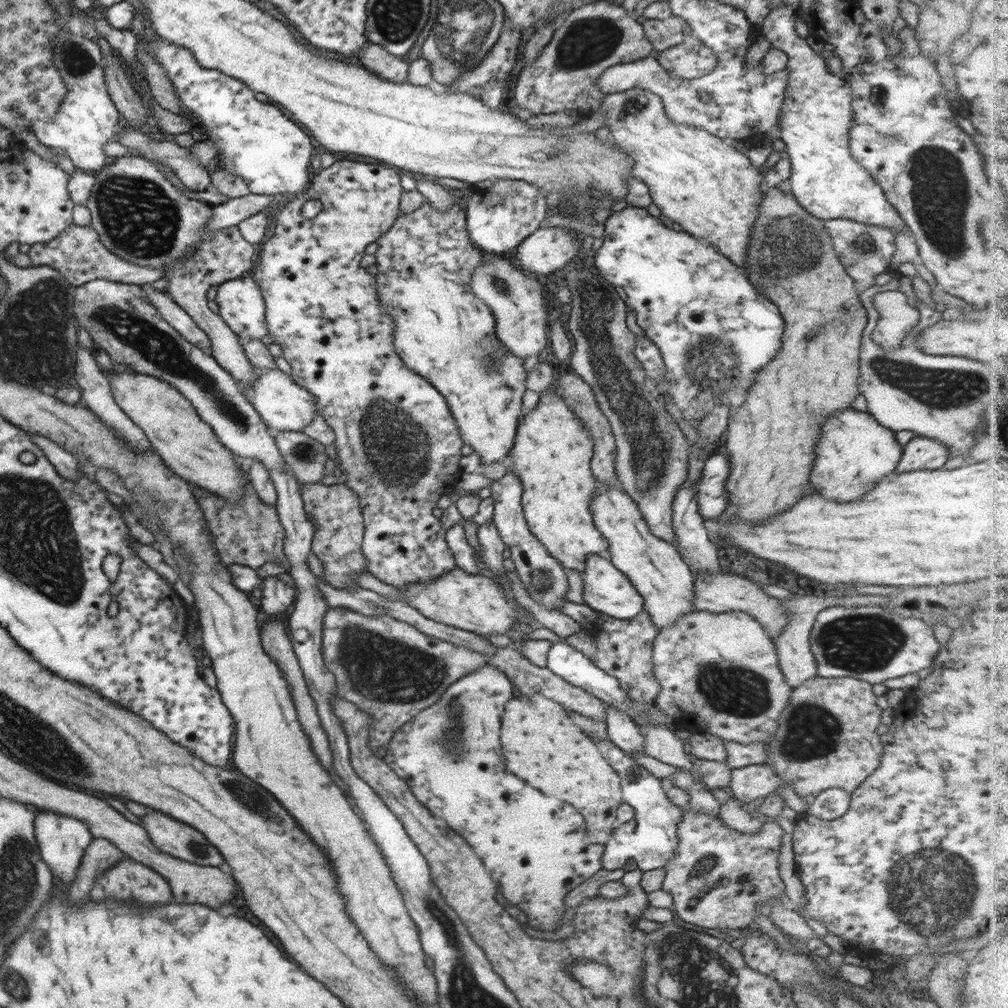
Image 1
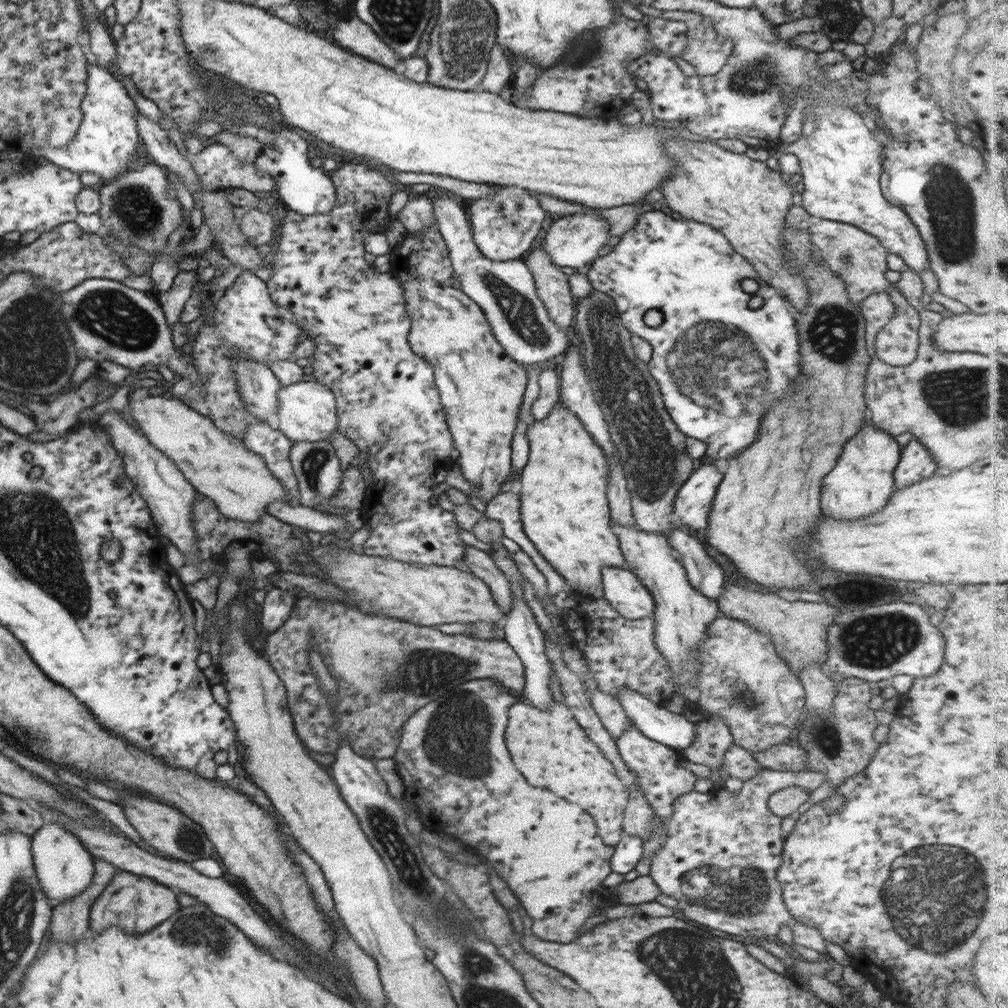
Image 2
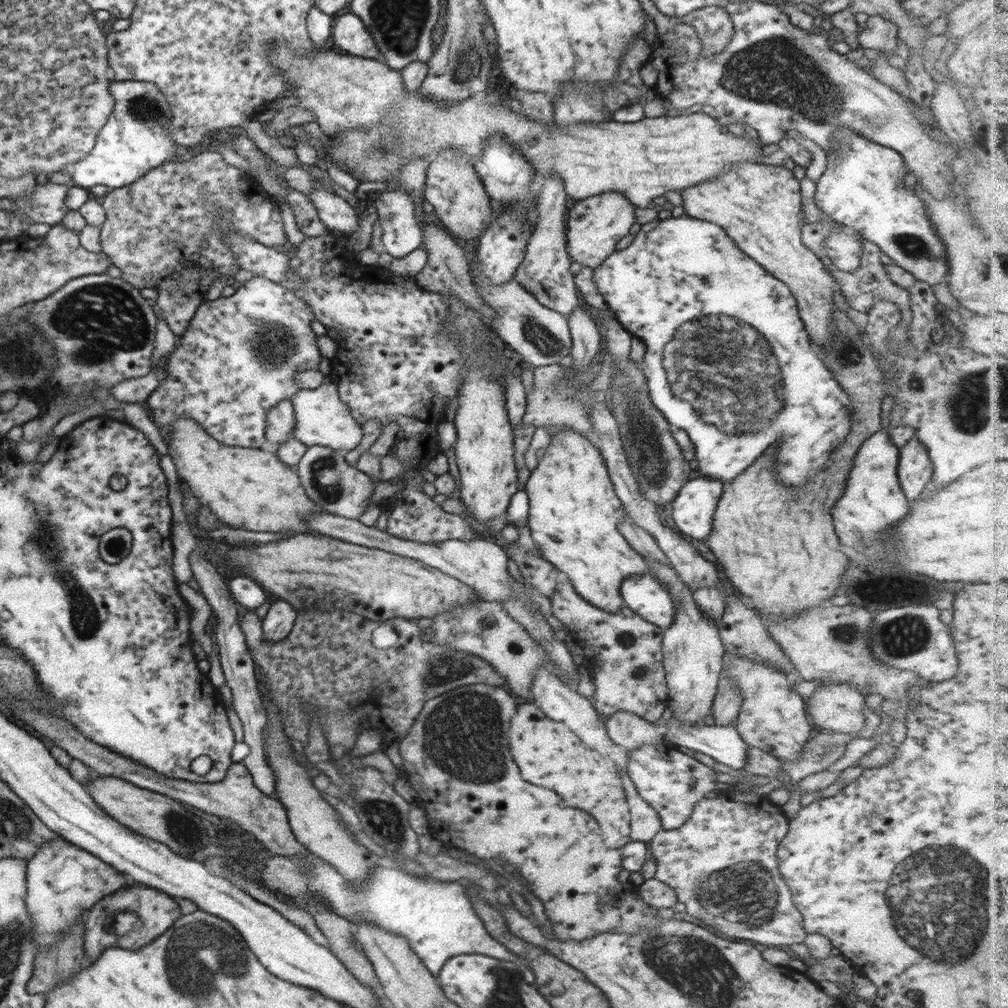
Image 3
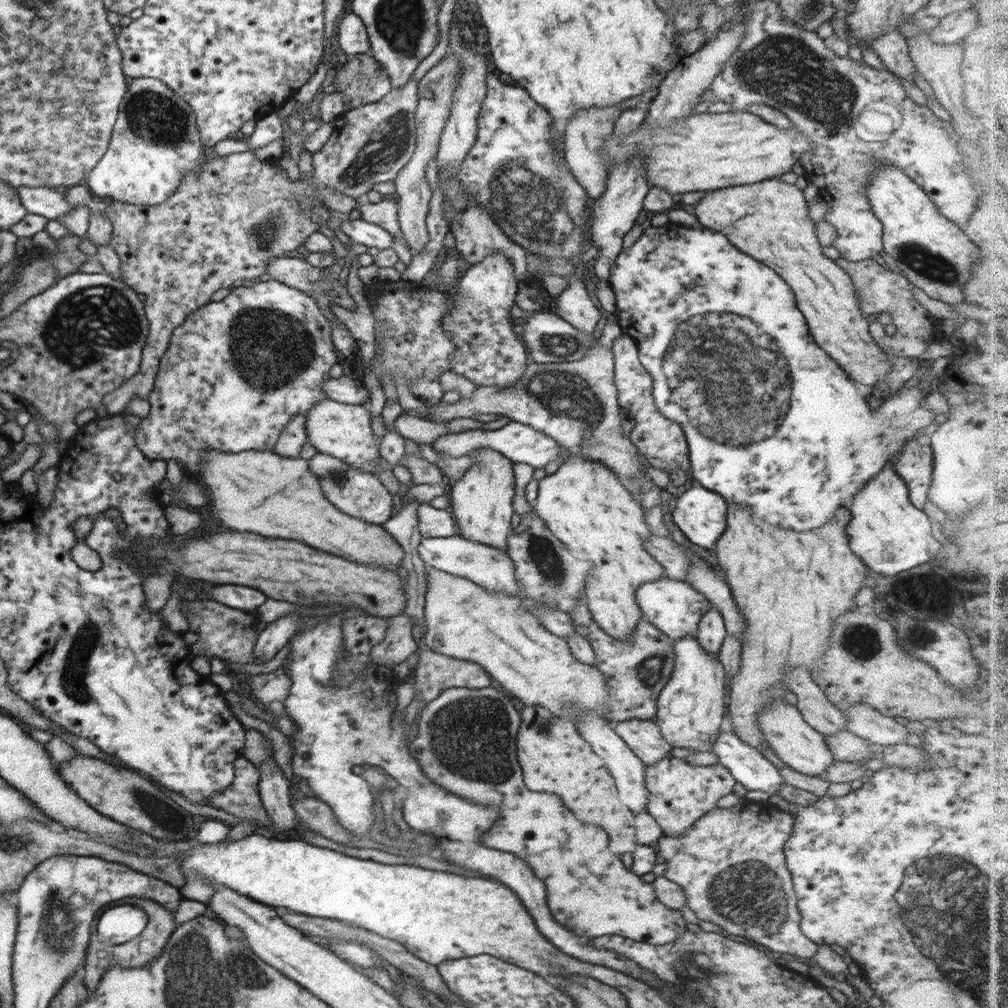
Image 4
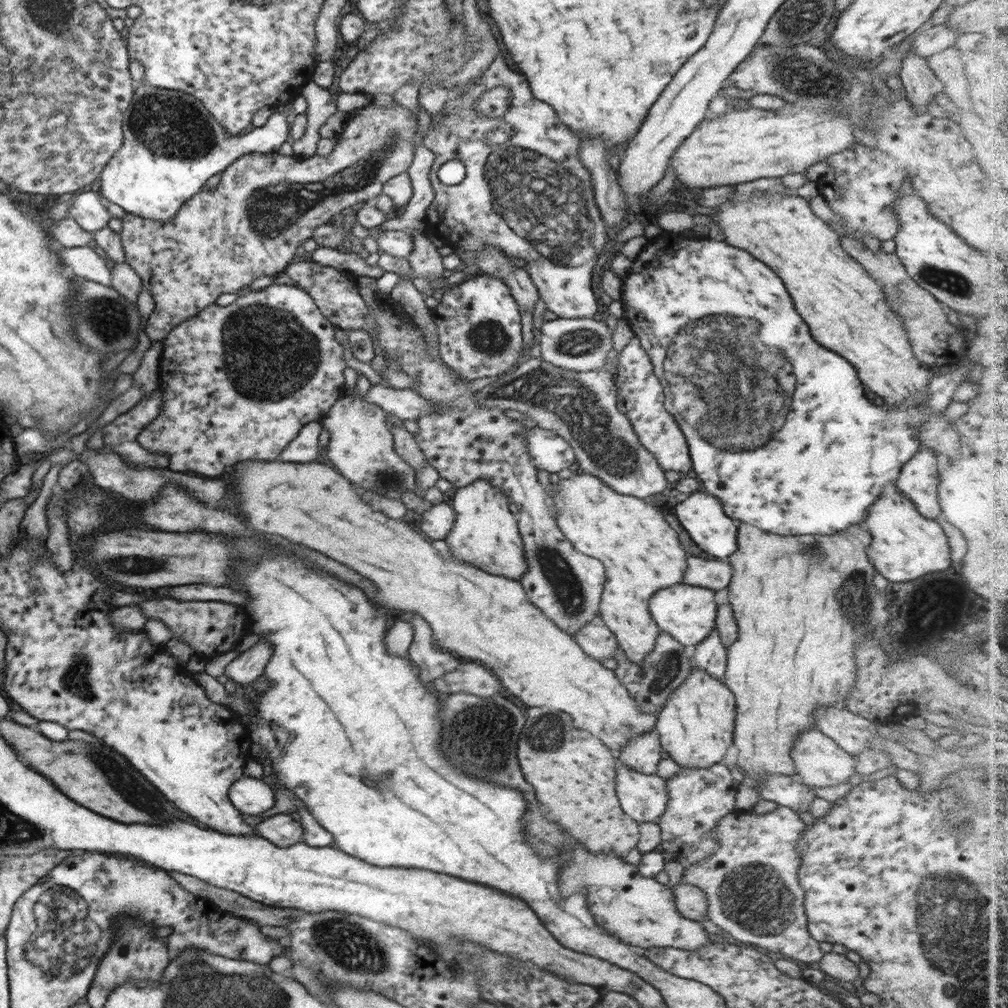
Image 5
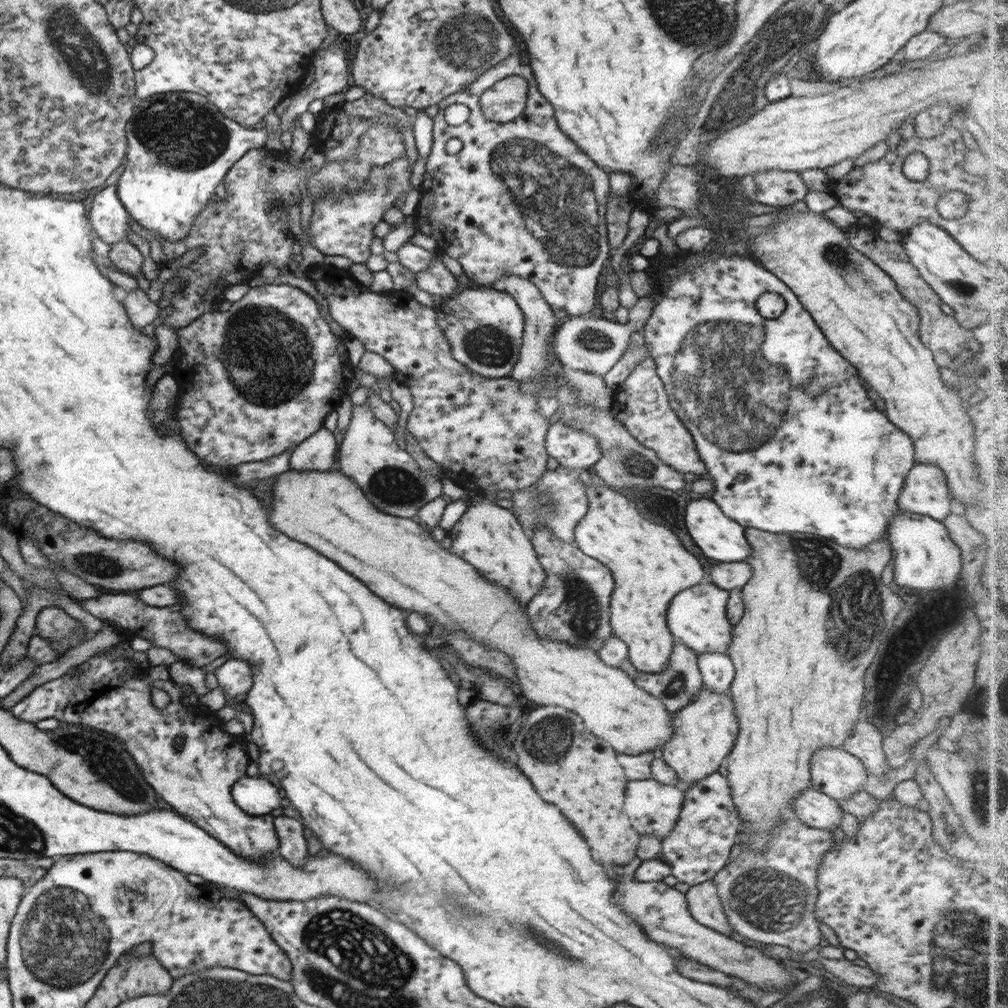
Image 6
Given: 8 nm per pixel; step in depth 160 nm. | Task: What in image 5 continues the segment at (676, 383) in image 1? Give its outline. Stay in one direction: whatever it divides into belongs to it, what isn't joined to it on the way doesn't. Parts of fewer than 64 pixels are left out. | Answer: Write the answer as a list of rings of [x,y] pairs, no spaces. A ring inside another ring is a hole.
[[[664,231],[661,235],[654,237],[653,239],[648,239],[648,242],[644,246],[643,250],[638,254],[637,258],[632,261],[632,266],[628,269],[628,274],[622,280],[622,292],[619,301],[622,302],[622,308],[624,309],[624,315],[622,318],[626,319],[632,332],[634,332],[635,336],[639,338],[640,345],[642,345],[642,349],[646,351],[647,355],[650,357],[654,374],[657,376],[657,379],[660,381],[660,384],[663,386],[663,391],[665,394],[665,401],[664,406],[666,410],[678,421],[681,427],[681,431],[684,433],[685,439],[687,440],[689,446],[689,455],[691,456],[692,461],[692,468],[694,472],[696,472],[696,476],[699,478],[701,485],[704,487],[704,490],[711,495],[717,496],[720,499],[720,502],[723,504],[724,512],[729,516],[732,517],[737,522],[748,522],[748,524],[754,524],[754,526],[758,526],[760,530],[766,530],[766,532],[774,532],[774,534],[782,534],[782,536],[800,536],[800,534],[834,534],[834,532],[838,532],[838,530],[844,530],[844,528],[848,528],[850,524],[858,524],[858,522],[862,522],[864,520],[864,516],[866,516],[866,508],[876,500],[880,496],[880,492],[882,492],[882,488],[888,488],[888,486],[893,485],[896,478],[894,476],[898,476],[900,469],[916,454],[916,451],[920,447],[919,441],[919,425],[923,424],[924,420],[927,420],[930,416],[935,414],[936,412],[943,412],[944,408],[952,402],[952,396],[954,396],[954,390],[956,390],[956,386],[960,384],[960,382],[964,382],[964,384],[972,384],[973,380],[975,379],[978,371],[982,367],[987,354],[984,354],[980,351],[973,352],[969,358],[964,360],[963,362],[959,362],[950,373],[946,375],[939,375],[937,377],[932,377],[930,382],[926,385],[925,388],[925,396],[927,396],[927,407],[913,407],[908,403],[902,403],[896,407],[891,407],[890,405],[886,404],[886,406],[876,406],[875,403],[870,401],[866,397],[866,393],[864,392],[865,386],[861,383],[861,380],[858,378],[856,369],[846,360],[842,358],[836,352],[832,352],[820,345],[818,342],[814,340],[812,333],[809,331],[809,326],[804,322],[804,319],[800,316],[800,313],[795,309],[795,304],[793,303],[791,294],[787,291],[787,288],[784,286],[784,283],[778,275],[771,269],[766,266],[766,264],[762,264],[761,260],[757,258],[752,258],[748,252],[744,252],[744,250],[738,250],[738,248],[734,248],[734,246],[730,246],[730,244],[726,244],[726,241],[720,238],[700,238],[700,237],[688,237],[682,236],[682,234],[674,232],[674,231]],[[736,316],[744,316],[744,318],[754,318],[754,320],[758,320],[758,324],[760,324],[760,340],[764,340],[764,344],[760,344],[758,342],[758,324],[754,322],[754,320],[744,320],[744,318],[736,318]]]

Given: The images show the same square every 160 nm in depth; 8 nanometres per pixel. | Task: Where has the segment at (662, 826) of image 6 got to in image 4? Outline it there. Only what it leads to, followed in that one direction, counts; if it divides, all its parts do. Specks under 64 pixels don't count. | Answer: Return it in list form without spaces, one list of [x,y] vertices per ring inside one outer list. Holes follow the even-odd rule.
[[[584,713],[578,717],[578,732],[584,736],[584,740],[592,746],[592,750],[606,762],[612,778],[616,780],[618,796],[634,813],[647,812],[648,791],[645,787],[645,764],[638,758],[632,749],[615,733],[613,725],[606,722],[596,713]]]

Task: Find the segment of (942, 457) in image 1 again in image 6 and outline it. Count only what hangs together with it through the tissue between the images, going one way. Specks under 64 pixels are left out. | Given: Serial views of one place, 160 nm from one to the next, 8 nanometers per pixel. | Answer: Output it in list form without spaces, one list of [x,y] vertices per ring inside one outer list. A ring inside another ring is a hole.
[[[914,464],[904,479],[898,506],[902,511],[943,521],[950,514],[950,490],[941,468]]]

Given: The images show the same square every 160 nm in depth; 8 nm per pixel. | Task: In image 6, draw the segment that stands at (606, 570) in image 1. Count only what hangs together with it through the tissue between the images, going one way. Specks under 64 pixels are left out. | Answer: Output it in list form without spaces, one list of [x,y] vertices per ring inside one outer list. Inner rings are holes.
[[[696,584],[684,592],[676,593],[666,612],[666,623],[674,638],[697,655],[712,651],[727,654],[734,627],[726,615],[728,597],[728,591],[714,584]]]

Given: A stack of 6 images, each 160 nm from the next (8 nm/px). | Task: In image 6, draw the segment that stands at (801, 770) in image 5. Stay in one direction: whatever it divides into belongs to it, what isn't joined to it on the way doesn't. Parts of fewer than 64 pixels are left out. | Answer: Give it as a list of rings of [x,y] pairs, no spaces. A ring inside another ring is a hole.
[[[822,747],[811,758],[811,786],[830,798],[847,799],[864,790],[864,763],[844,748]]]

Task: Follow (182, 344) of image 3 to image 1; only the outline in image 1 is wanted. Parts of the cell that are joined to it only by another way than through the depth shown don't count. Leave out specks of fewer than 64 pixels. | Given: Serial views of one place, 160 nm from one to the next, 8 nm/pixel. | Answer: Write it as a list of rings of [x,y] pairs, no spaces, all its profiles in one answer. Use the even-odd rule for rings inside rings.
[[[251,276],[227,280],[217,286],[218,314],[242,340],[264,338],[268,334],[265,321],[265,300]]]

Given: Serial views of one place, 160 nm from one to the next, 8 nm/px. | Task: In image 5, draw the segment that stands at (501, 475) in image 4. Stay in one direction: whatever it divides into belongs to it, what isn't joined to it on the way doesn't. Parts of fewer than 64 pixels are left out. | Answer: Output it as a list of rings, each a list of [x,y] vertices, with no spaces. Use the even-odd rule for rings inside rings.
[[[475,480],[468,486],[455,489],[448,501],[453,506],[455,519],[445,541],[453,556],[492,575],[521,581],[528,563],[517,517],[508,507],[509,496],[487,480]]]

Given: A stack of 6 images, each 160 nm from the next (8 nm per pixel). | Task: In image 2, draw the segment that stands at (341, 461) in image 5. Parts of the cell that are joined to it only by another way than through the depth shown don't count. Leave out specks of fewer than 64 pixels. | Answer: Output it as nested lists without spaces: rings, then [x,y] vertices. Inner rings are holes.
[[[316,380],[300,381],[294,384],[282,385],[277,392],[278,430],[284,433],[292,442],[316,442],[329,440],[329,436],[338,428],[336,403],[333,392],[327,386]]]

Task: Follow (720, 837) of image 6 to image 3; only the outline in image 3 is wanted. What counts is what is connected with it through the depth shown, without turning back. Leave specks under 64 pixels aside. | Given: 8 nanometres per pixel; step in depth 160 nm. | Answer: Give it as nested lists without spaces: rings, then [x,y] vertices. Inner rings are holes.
[[[671,744],[640,745],[637,749],[628,750],[628,760],[629,777],[638,794],[658,813],[664,830],[682,827],[694,812],[695,804],[704,799],[707,792],[720,793],[733,787],[728,783],[717,783],[712,767],[700,763],[688,751]]]

